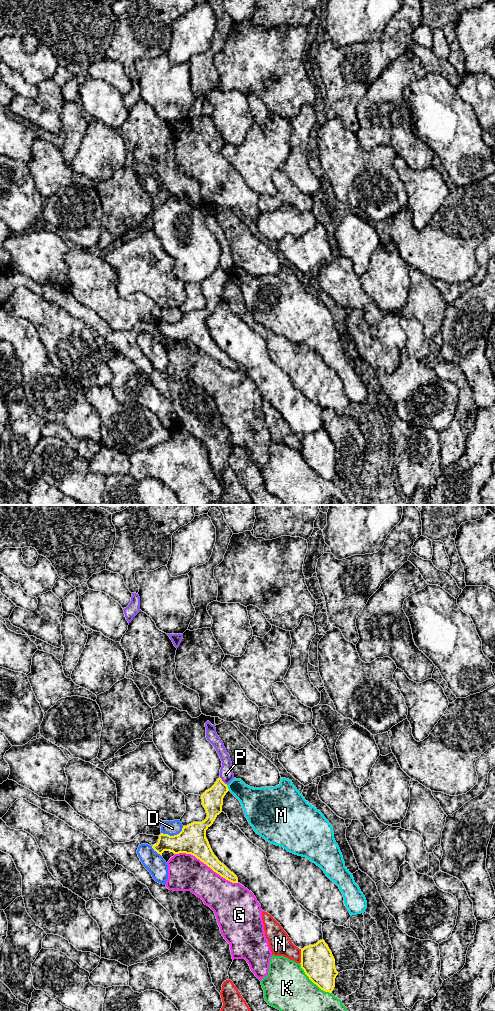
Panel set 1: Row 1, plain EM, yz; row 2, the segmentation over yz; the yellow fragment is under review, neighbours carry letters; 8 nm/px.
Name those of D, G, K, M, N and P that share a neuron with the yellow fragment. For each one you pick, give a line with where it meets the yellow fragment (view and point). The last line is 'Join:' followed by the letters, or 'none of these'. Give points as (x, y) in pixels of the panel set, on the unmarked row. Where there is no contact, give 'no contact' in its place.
Join: none of these

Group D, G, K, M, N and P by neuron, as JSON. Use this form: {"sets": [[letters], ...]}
{"sets": [["D"], ["G"], ["K"], ["M"], ["N"], ["P"]]}

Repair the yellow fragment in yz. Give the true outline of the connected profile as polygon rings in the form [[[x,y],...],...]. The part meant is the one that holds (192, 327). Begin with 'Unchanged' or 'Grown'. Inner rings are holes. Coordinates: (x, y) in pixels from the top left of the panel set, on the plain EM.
Unchanged. [[[218,266],[215,272],[201,283],[202,293],[207,301],[206,307],[183,314],[182,319],[174,324],[161,321],[158,330],[152,334],[154,339],[161,344],[164,339],[191,342],[221,365],[238,371],[237,364],[214,343],[206,326],[206,318],[222,300],[223,286],[228,279],[227,272]]]

